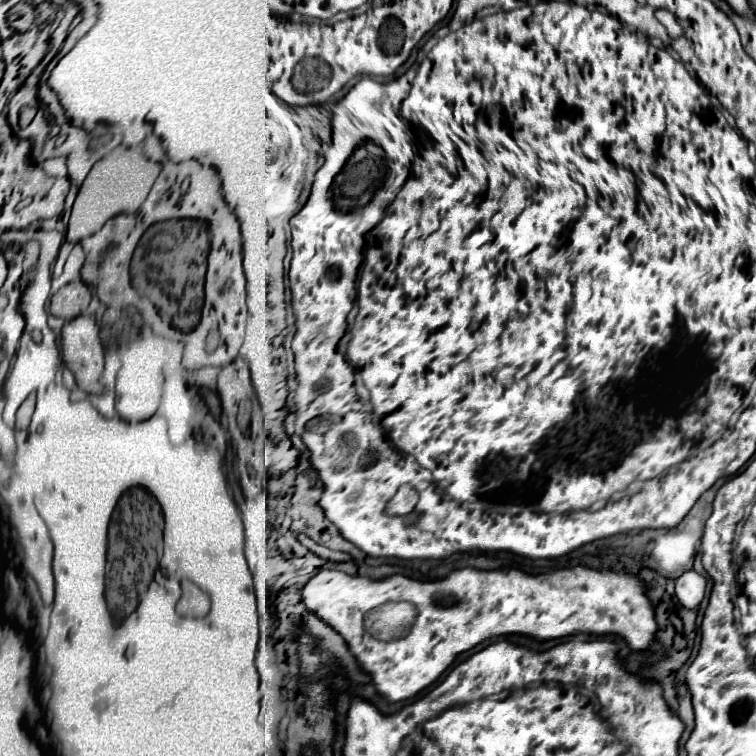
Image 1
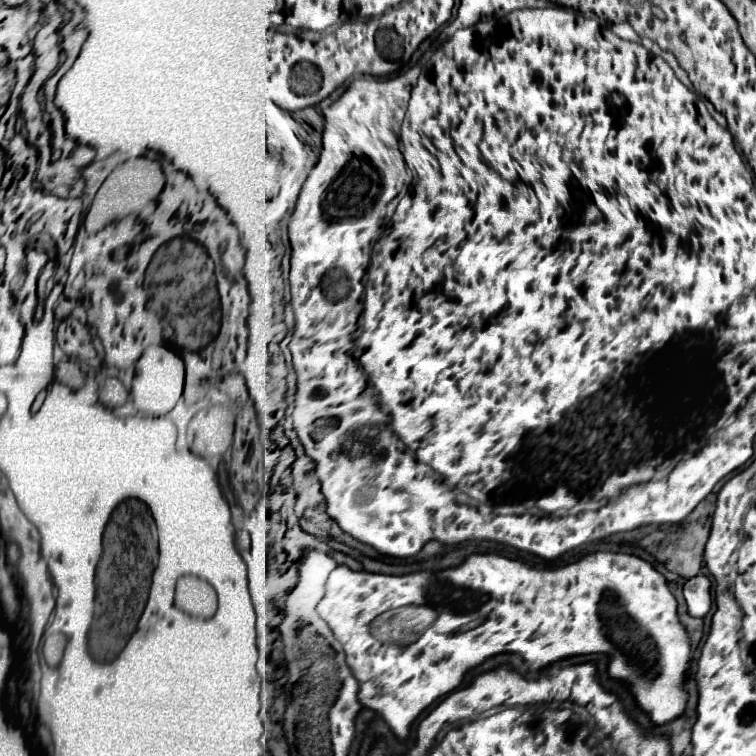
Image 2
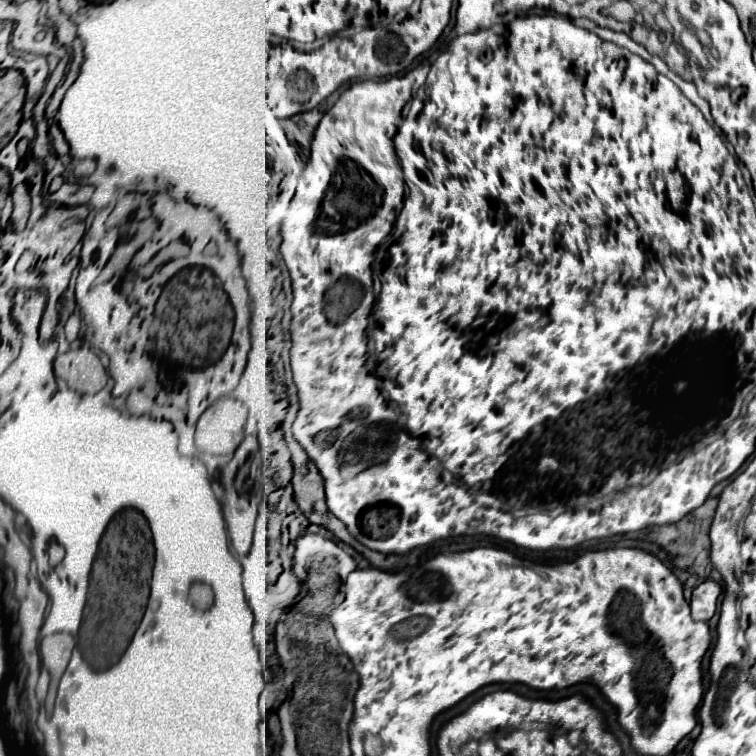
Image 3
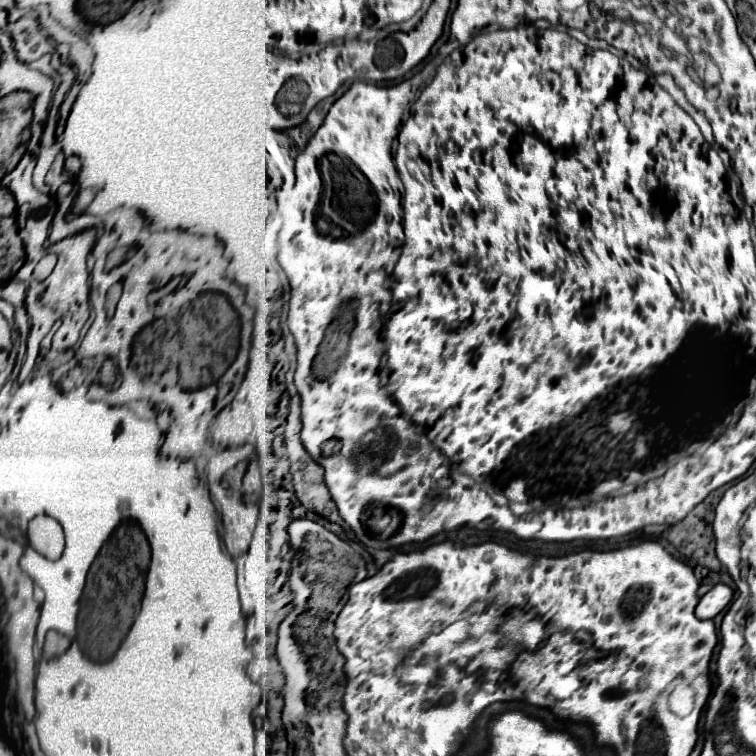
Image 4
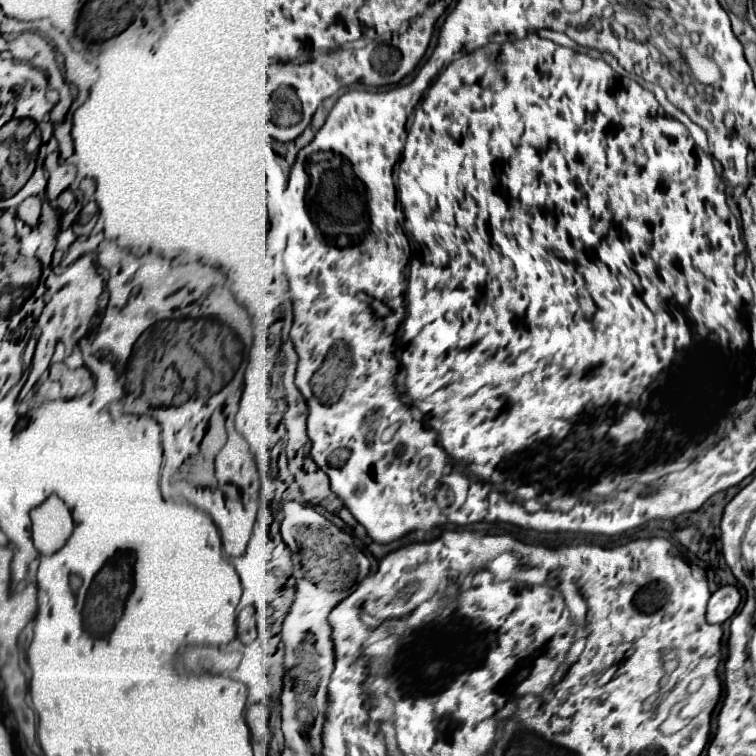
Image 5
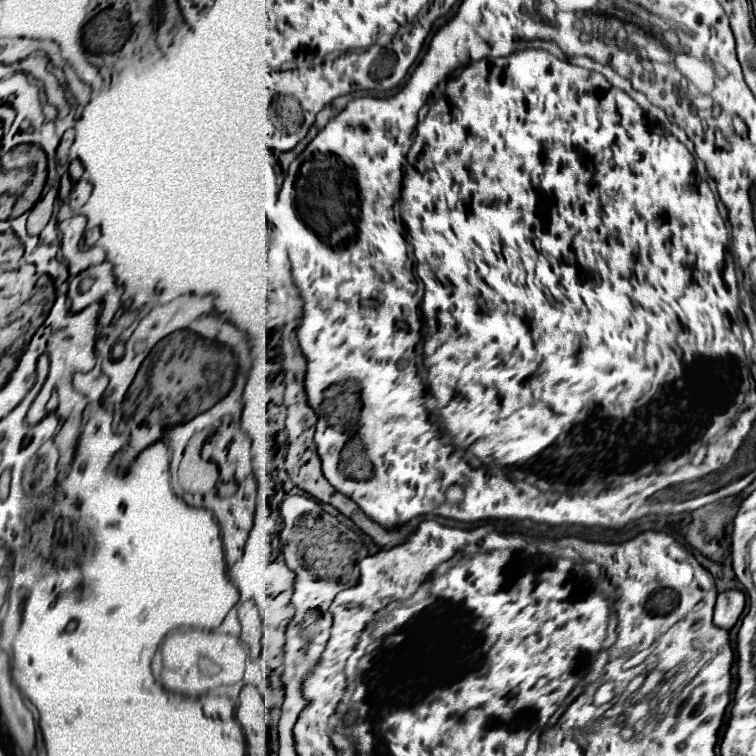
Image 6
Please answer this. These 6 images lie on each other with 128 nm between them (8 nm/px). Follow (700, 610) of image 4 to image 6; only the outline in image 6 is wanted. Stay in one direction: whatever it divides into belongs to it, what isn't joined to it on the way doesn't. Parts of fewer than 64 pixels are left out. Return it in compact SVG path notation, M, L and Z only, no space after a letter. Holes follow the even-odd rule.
M740 590L722 592L718 596L716 608L714 608L714 624L720 626L720 628L730 630L738 622L744 606L746 606L744 592L740 592Z

